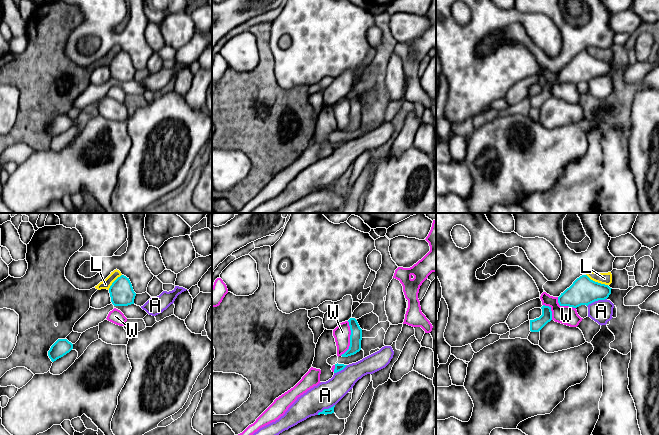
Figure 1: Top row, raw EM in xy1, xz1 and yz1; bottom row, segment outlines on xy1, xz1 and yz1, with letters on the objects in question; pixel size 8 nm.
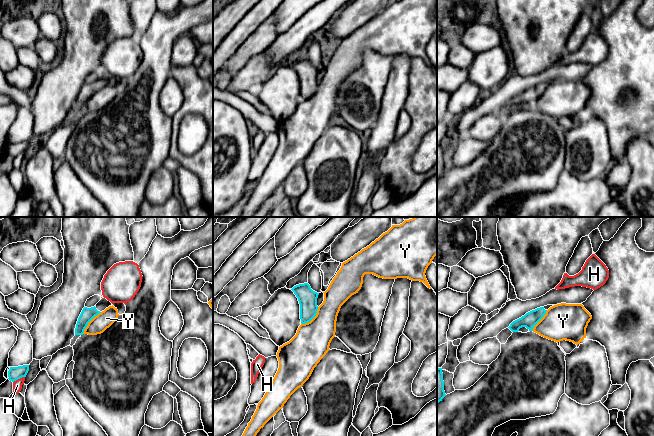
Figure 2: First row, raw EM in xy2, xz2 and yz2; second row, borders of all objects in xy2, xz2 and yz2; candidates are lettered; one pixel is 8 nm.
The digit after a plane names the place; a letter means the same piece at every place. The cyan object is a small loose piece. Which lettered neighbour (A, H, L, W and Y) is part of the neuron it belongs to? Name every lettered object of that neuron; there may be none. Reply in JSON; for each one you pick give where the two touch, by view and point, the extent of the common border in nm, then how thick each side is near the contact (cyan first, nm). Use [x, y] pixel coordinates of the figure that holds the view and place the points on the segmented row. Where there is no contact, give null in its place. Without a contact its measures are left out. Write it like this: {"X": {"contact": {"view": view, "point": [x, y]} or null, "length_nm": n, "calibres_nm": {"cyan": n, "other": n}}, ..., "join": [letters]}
{"join": []}

